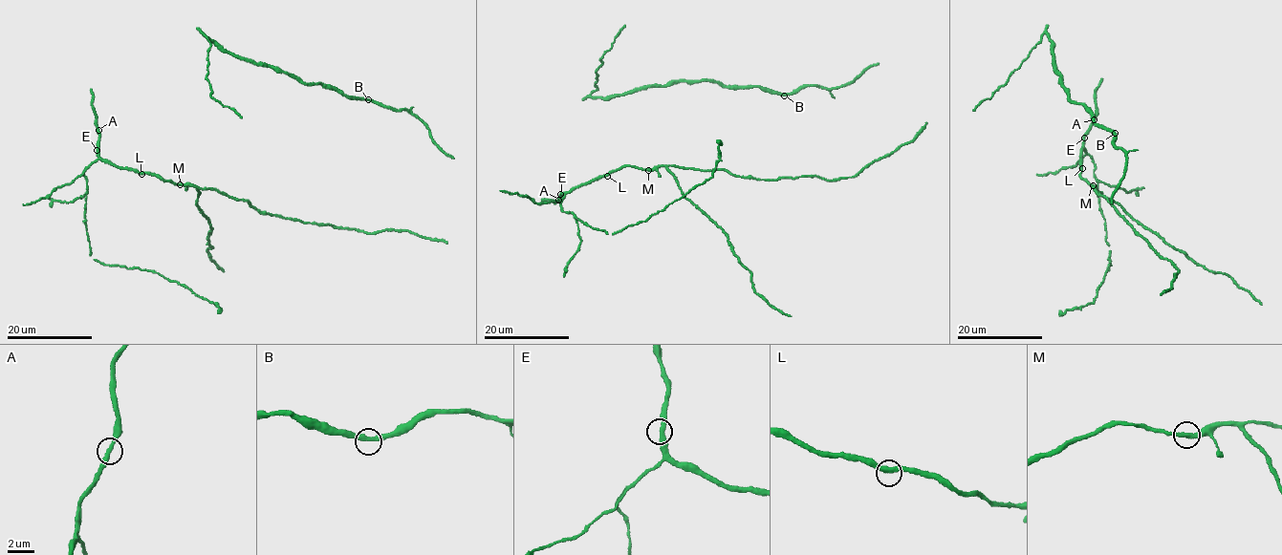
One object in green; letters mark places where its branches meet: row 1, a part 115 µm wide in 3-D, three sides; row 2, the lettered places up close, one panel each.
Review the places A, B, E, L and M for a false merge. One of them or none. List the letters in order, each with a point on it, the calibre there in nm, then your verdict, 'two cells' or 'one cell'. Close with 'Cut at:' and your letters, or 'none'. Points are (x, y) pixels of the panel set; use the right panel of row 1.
A: at (1094, 119); 320 nm thick; one cell
B: at (1115, 133); 320 nm thick; one cell
E: at (1084, 138); 340 nm thick; one cell
L: at (1082, 168); 360 nm thick; one cell
M: at (1093, 185); 320 nm thick; one cell
Cut at: none

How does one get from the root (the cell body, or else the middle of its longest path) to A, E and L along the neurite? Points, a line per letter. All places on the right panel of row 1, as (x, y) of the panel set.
A: (1175, 276), (1179, 271), (1174, 266), (1155, 252), (1106, 198), (1081, 179), (1080, 152), (1084, 135), (1094, 119)
E: (1175, 276), (1179, 271), (1174, 266), (1155, 252), (1106, 198), (1081, 179), (1079, 164), (1084, 138)
L: (1175, 276), (1179, 271), (1174, 266), (1155, 252), (1106, 198), (1081, 179), (1082, 168)

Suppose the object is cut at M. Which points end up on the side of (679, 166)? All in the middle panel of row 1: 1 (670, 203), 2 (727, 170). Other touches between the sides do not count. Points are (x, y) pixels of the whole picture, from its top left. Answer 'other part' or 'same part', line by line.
1: other part
2: same part

